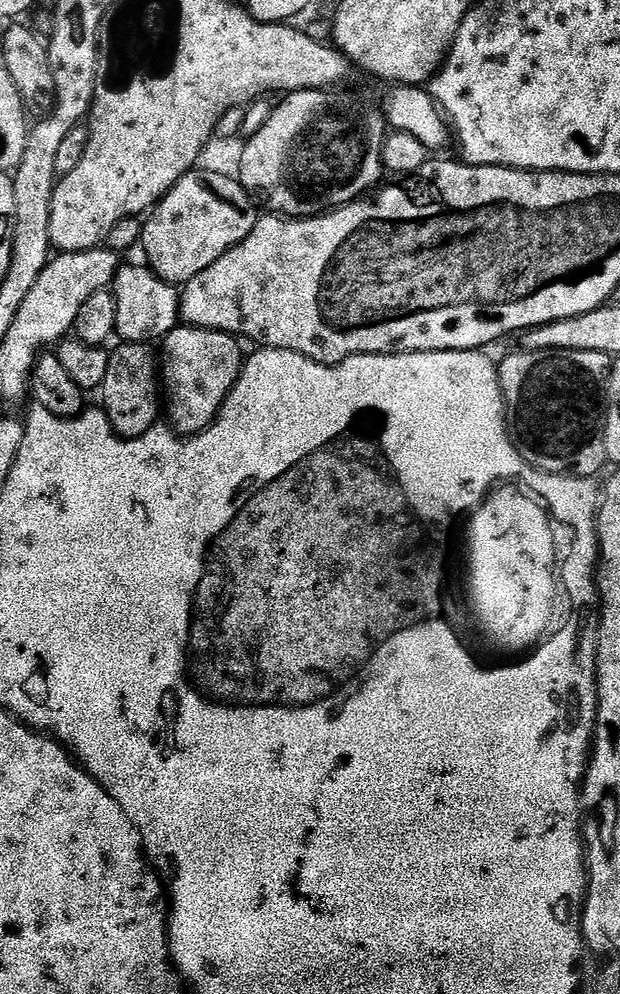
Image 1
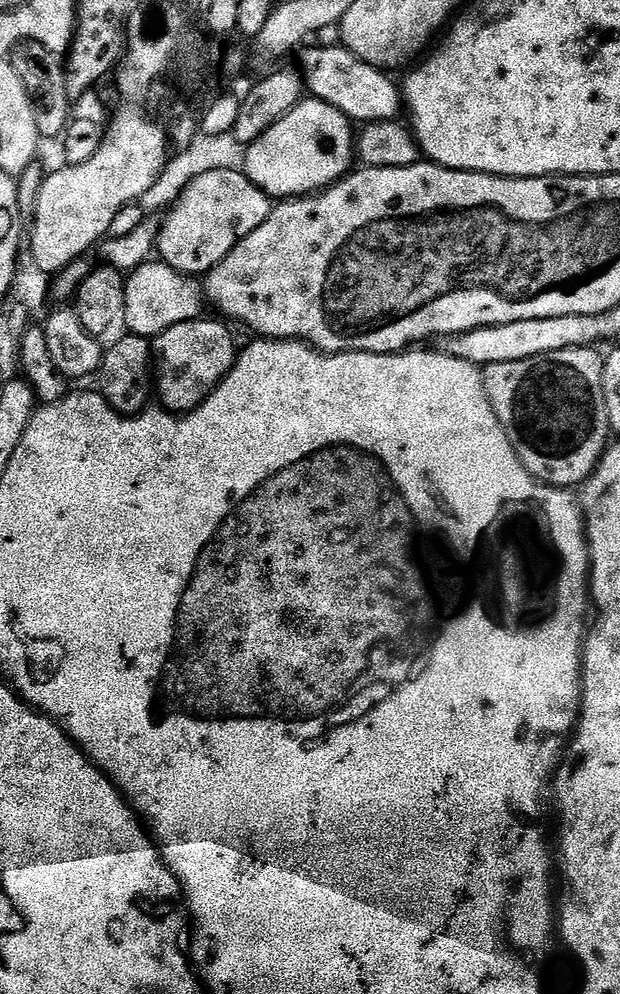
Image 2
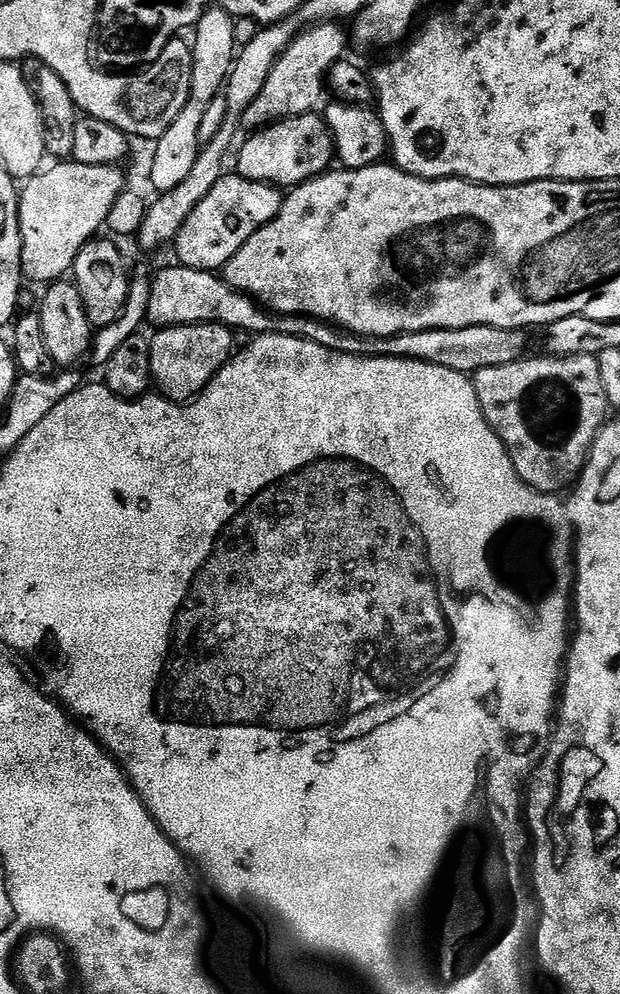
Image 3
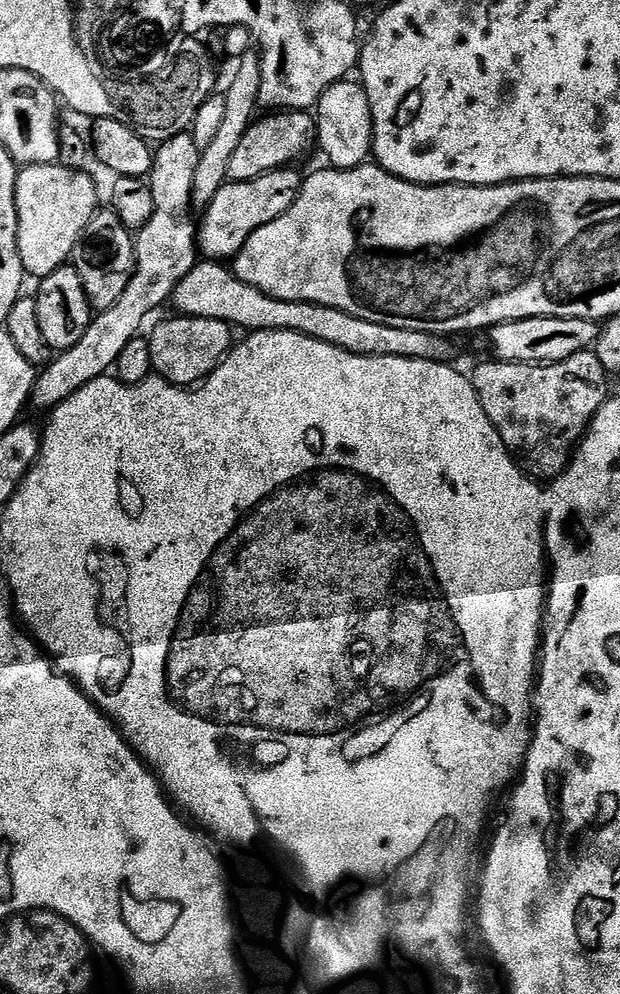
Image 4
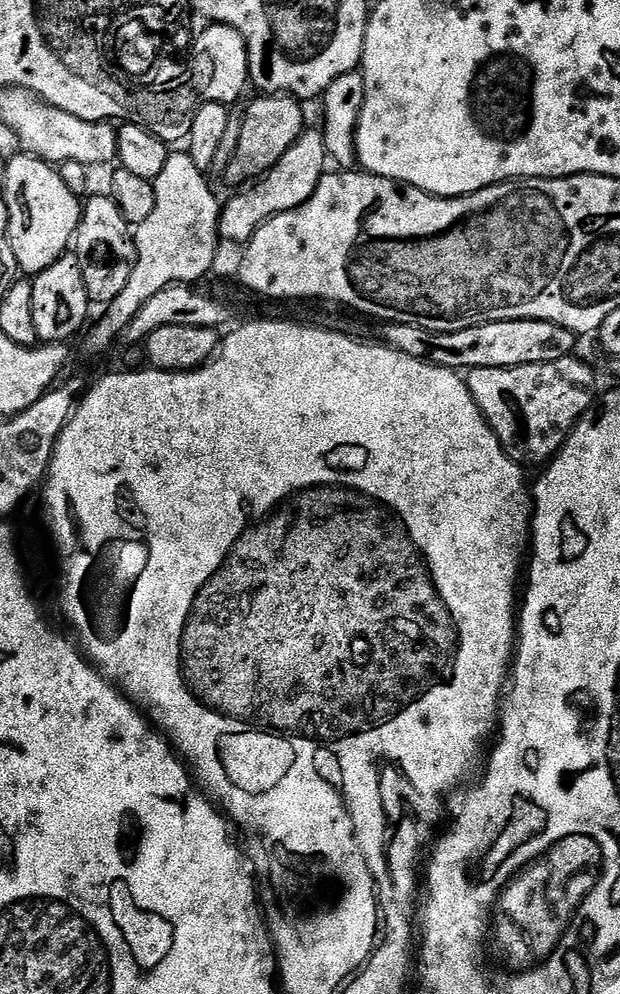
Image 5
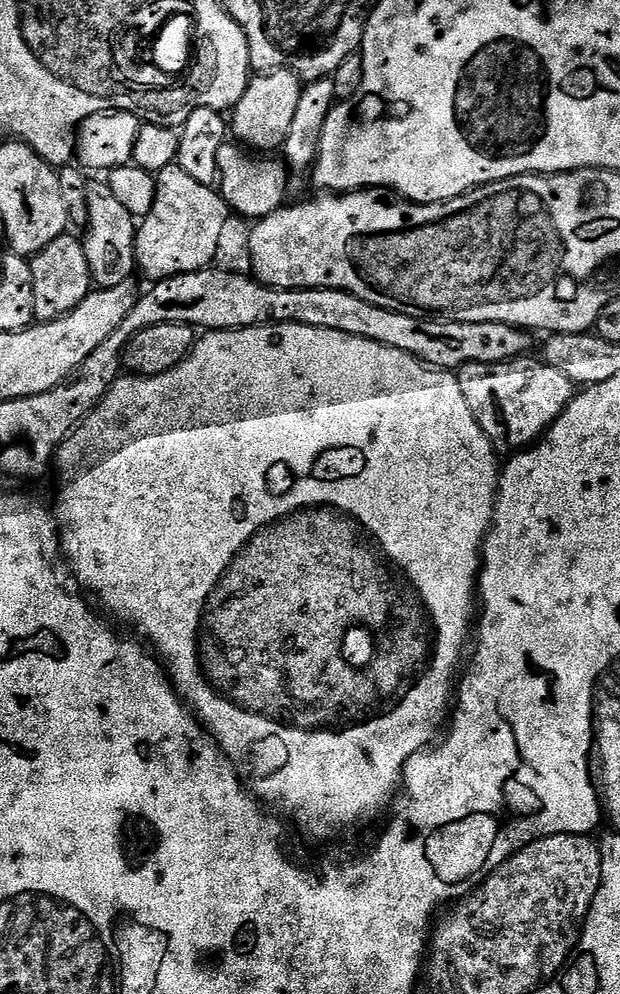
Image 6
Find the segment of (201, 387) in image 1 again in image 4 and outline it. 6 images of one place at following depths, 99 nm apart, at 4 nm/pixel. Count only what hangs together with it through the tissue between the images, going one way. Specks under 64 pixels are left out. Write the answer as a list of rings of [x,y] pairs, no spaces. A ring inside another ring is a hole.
[[[173,315],[173,320],[164,320],[152,333],[147,333],[146,339],[150,346],[152,370],[161,380],[169,380],[171,384],[181,386],[195,386],[207,378],[228,355],[233,347],[233,329],[227,324],[218,322],[214,318],[194,318],[193,316]]]

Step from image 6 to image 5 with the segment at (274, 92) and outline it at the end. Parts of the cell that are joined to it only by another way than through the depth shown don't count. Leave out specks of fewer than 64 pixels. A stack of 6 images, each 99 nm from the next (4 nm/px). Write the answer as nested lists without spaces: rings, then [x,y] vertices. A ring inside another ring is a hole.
[[[260,94],[257,100],[245,110],[240,120],[240,133],[238,146],[234,154],[223,165],[224,180],[229,184],[229,189],[236,190],[249,182],[255,181],[275,166],[294,146],[300,133],[306,127],[301,101],[287,94]]]

